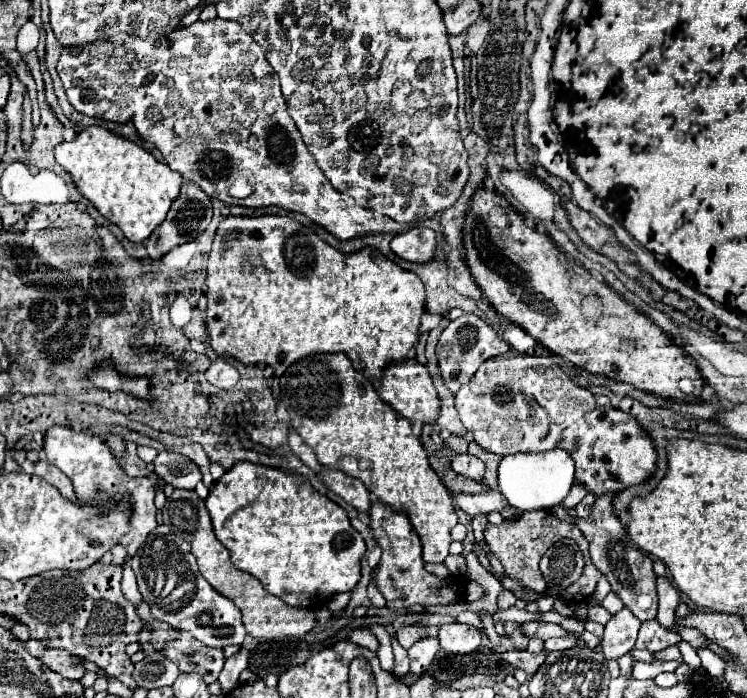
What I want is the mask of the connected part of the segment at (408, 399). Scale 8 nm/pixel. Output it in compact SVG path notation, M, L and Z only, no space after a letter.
M405 360L405 362L397 362L391 364L389 368L385 368L383 378L381 378L381 388L379 388L379 396L383 402L391 404L391 408L395 412L399 412L399 416L407 418L409 422L421 422L421 424L433 424L439 418L439 396L437 390L431 382L431 376L427 372L427 366L419 364L417 360Z

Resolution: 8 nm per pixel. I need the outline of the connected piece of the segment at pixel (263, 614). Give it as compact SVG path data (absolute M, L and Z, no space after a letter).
M173 490L173 494L167 498L163 506L163 524L169 526L179 538L187 540L191 544L191 550L197 558L199 572L203 578L223 596L227 596L237 608L243 612L243 624L247 628L247 634L259 640L279 640L283 636L305 636L313 624L315 624L315 612L311 608L291 608L285 602L281 602L277 596L269 594L259 580L247 572L239 572L231 560L229 550L215 538L211 516L205 508L205 502L199 498L193 490Z

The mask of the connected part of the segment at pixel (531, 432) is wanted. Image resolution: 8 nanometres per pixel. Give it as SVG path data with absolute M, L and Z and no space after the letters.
M511 352L483 362L477 374L455 394L455 406L463 426L483 450L507 456L515 452L553 450L559 434L597 404L587 388L573 384L555 356L537 358Z

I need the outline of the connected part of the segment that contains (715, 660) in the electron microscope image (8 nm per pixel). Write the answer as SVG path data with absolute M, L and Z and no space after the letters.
M701 648L701 650L697 650L697 654L699 654L701 662L703 662L703 668L705 668L713 678L721 678L721 676L723 676L723 672L725 672L725 662L723 662L717 654L713 654L709 648Z

